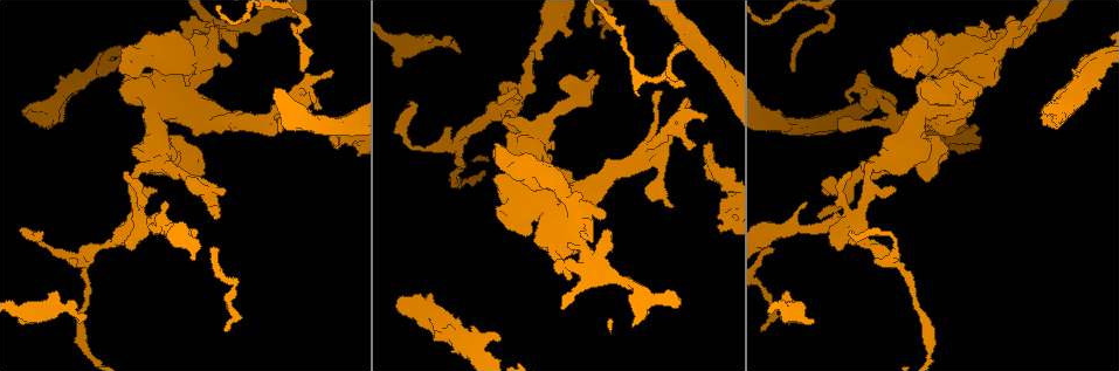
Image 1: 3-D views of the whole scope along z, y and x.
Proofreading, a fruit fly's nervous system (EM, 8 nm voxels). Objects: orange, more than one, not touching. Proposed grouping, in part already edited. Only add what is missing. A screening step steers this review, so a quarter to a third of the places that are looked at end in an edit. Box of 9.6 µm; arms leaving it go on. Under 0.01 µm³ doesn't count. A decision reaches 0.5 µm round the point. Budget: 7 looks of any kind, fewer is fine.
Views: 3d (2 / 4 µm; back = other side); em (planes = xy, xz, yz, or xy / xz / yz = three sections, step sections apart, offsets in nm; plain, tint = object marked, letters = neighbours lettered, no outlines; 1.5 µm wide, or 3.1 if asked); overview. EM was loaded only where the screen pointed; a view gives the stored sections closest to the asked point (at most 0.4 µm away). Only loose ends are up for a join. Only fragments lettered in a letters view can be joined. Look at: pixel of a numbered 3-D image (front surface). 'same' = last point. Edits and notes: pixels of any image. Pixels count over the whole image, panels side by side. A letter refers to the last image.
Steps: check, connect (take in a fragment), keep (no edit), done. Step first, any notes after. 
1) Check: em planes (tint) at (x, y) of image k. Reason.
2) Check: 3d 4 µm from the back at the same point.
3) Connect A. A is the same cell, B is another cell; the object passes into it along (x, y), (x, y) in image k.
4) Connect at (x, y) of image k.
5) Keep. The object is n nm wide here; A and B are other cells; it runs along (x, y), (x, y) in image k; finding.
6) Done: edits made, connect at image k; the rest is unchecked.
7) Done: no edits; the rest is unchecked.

Check: em planes (tint) at (670, 207) of image 1. Branch stops here.

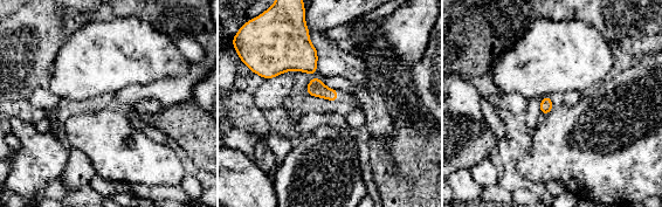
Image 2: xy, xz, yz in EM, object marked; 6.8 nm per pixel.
Check: em planes (letters) at the same point.

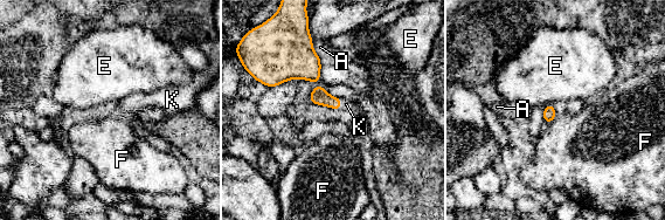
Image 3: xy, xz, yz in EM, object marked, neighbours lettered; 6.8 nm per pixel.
Connect K. K is the same cell, A, E and F are other cells; the object passes into it along (319, 96), (340, 104), (346, 104) in image 3; it goes on there.

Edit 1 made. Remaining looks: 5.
Check: overview. Redraw.

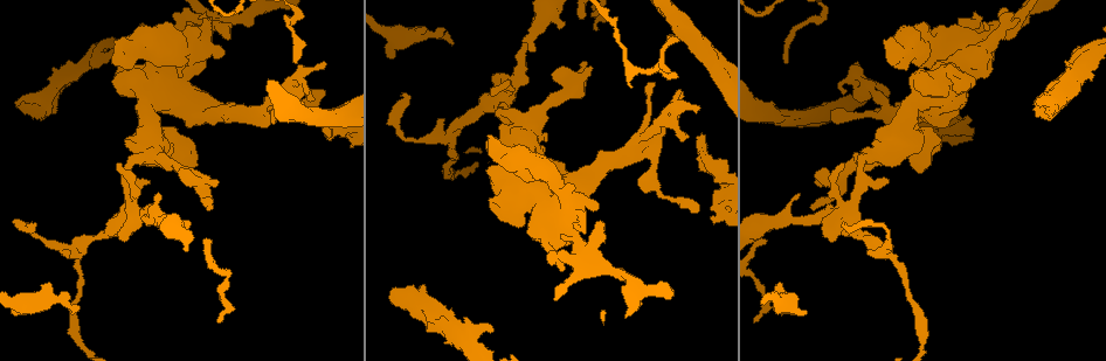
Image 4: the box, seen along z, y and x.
Check: em planes (letters) at (198, 19) of image 4. Free end.

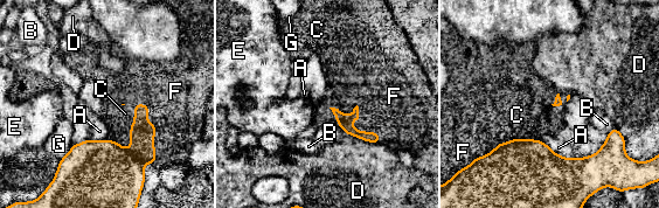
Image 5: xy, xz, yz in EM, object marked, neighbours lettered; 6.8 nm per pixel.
Keep. A, B, C, D, E, F and G are other cells; it runs along (335, 111), (355, 133), (376, 140) in image 5; none of them fits.

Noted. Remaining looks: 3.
Check: 3d 2 µm at (403, 93) of image 4. Thin end.

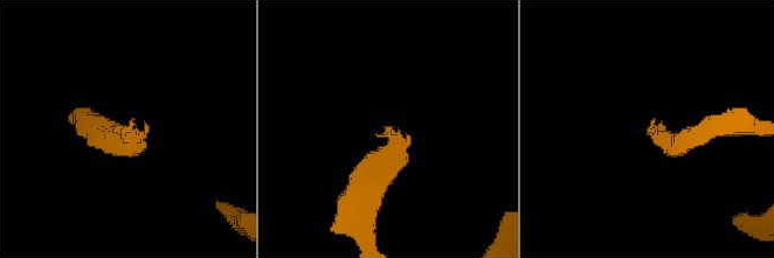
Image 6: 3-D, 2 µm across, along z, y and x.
Check: em yz step 4 (letters) at (121, 128) of image 6.

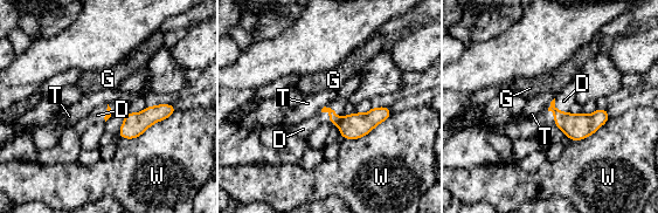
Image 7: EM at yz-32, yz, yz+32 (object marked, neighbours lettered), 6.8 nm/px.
Connect D. D is the same cell, G, T and W are other cells; the neuron continues.

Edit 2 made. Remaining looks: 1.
Done: edits made, connect at image 3, connect at image 7; the rest is unchecked.

